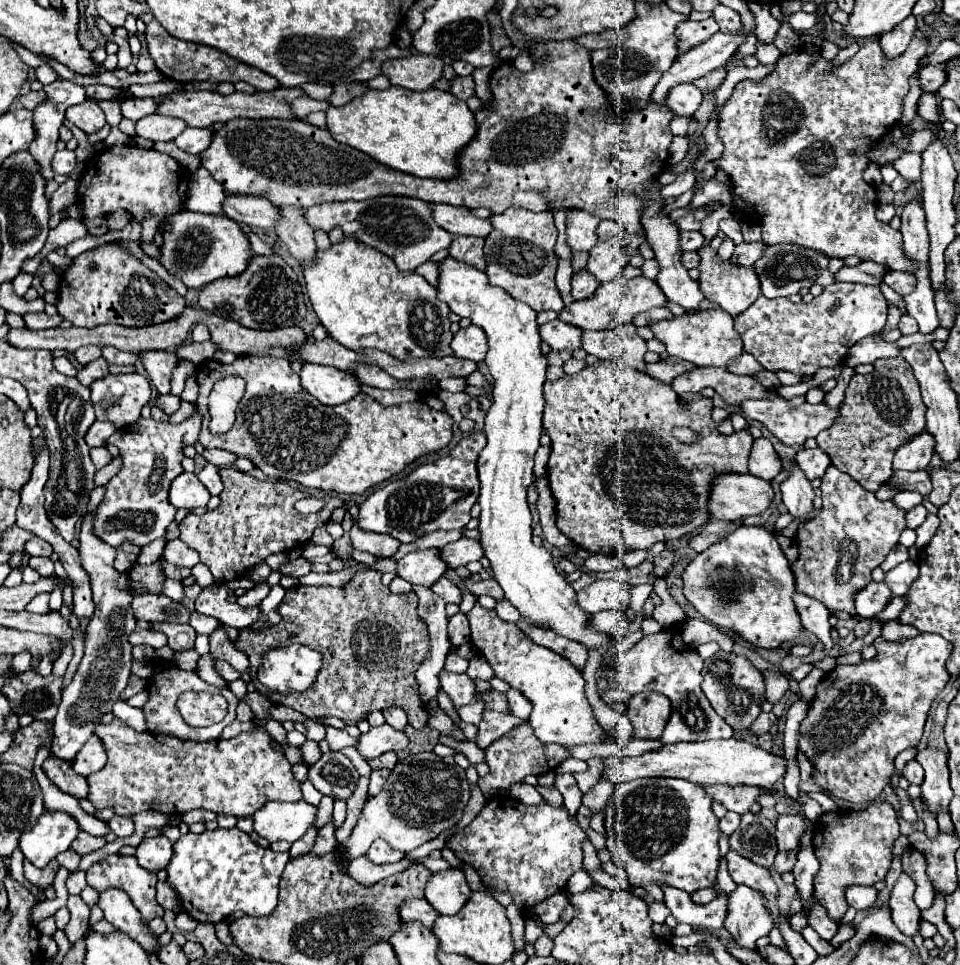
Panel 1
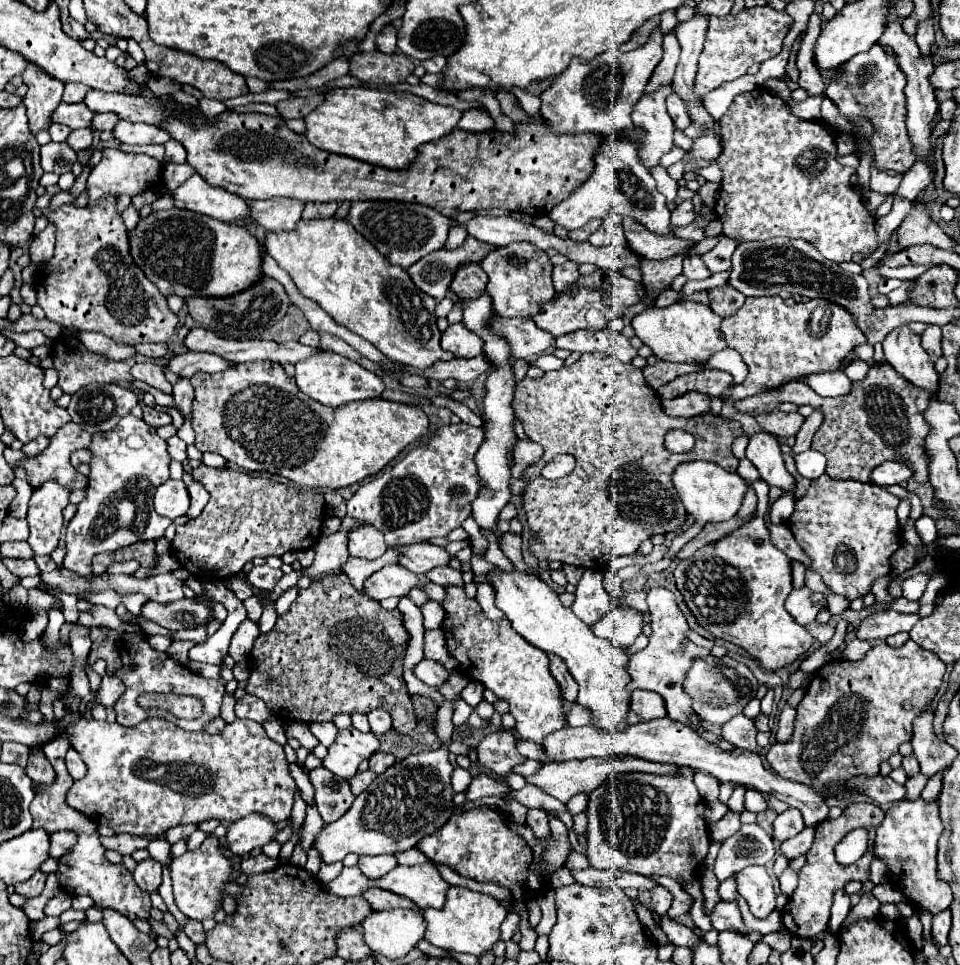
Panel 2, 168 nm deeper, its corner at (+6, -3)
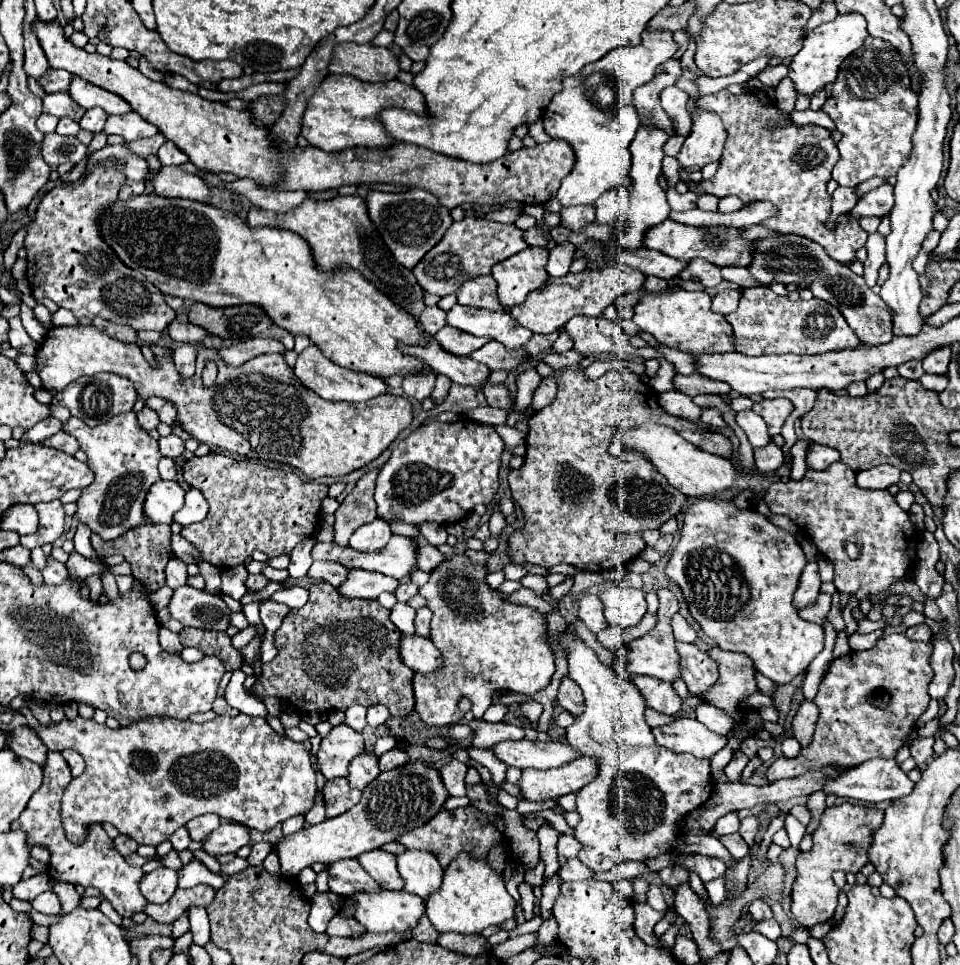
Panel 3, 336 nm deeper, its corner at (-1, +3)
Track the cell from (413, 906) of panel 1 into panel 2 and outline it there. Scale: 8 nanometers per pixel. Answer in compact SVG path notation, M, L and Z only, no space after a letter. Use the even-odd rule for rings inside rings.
M369 888L361 894L373 910L391 910L391 908L413 908L419 910L417 906L413 906L413 902L409 902L407 898L401 898L389 890L381 890L381 888Z

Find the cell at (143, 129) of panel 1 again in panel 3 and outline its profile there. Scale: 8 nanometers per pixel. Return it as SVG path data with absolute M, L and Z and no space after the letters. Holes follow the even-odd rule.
M128 112L128 114L120 114L120 116L108 116L108 124L104 126L106 134L120 134L126 142L138 140L138 138L146 138L146 136L154 136L160 130L146 122L140 114L136 112Z

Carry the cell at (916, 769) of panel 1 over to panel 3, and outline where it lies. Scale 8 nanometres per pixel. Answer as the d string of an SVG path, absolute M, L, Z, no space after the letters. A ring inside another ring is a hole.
M920 738L910 746L910 754L916 762L916 766L924 766L926 762L930 762L934 758L934 738Z

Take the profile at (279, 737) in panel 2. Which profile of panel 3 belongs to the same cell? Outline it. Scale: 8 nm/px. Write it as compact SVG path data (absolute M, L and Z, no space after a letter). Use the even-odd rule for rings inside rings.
M236 670L232 672L232 680L230 684L226 686L226 700L230 706L238 708L240 712L244 714L250 714L250 716L260 716L260 718L266 718L268 716L268 710L264 706L264 702L252 694L248 694L244 688L242 688L242 682L246 680L246 674L242 670Z

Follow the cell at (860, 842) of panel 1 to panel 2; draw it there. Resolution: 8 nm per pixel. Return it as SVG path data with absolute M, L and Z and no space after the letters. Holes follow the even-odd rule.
M853 802L843 810L843 814L839 818L823 820L821 824L817 824L817 838L813 840L813 846L807 852L807 862L799 872L799 886L789 896L789 900L781 912L781 922L793 936L799 936L799 938L821 936L821 932L825 932L827 924L829 924L829 908L833 904L833 892L843 888L851 880L867 880L869 878L869 864L875 858L873 852L867 852L861 860L857 860L851 866L841 866L835 862L833 848L835 848L835 844L839 844L845 838L847 832L851 832L851 828L879 826L881 818L885 818L885 812L881 808L877 808L875 804Z

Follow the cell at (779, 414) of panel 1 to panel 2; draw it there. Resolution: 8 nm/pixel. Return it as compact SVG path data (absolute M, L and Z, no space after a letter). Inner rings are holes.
M773 410L773 412L761 412L755 416L757 424L761 426L761 430L777 436L777 438L787 438L787 436L795 436L797 430L803 424L803 416L797 412L781 412L781 410Z

